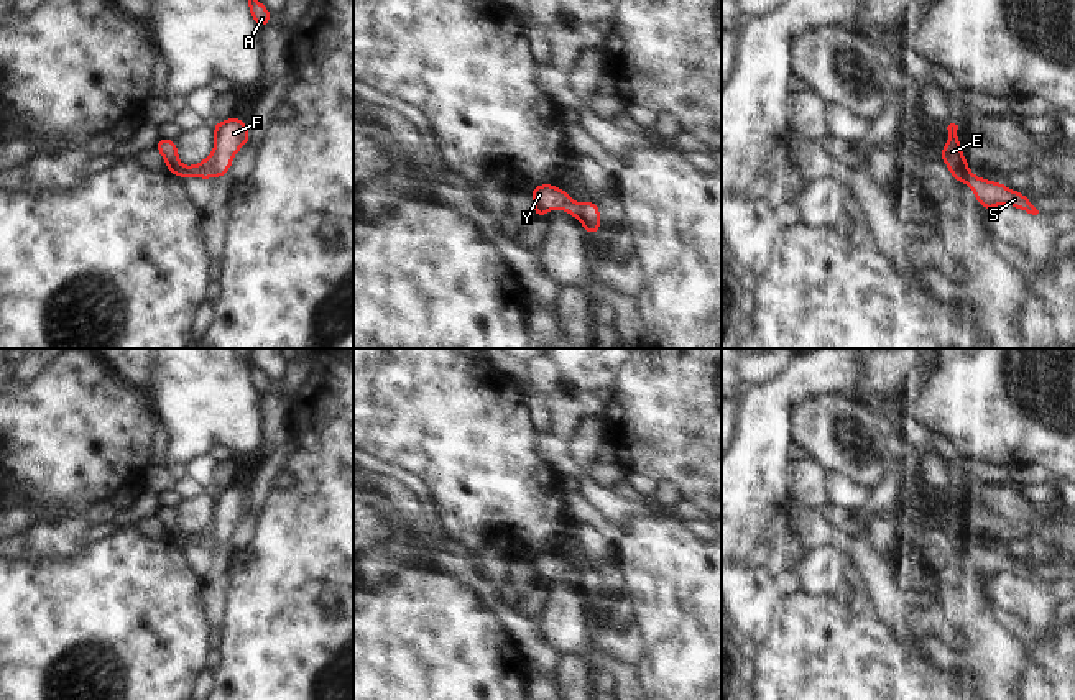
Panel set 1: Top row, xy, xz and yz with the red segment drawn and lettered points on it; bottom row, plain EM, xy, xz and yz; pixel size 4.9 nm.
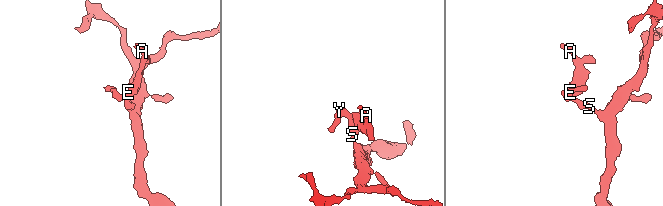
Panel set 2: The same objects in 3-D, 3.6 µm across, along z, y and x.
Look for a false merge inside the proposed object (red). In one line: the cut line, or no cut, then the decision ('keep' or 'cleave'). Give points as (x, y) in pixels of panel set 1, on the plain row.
cut in xy along (209, 524), (216, 543); cleave

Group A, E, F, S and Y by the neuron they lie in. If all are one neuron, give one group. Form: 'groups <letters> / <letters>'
groups A E F / S Y

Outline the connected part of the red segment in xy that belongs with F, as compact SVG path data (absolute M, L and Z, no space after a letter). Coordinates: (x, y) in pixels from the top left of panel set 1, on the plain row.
M230 485L214 491L214 518L210 527L217 546L227 544L235 523L250 509L245 488Z

